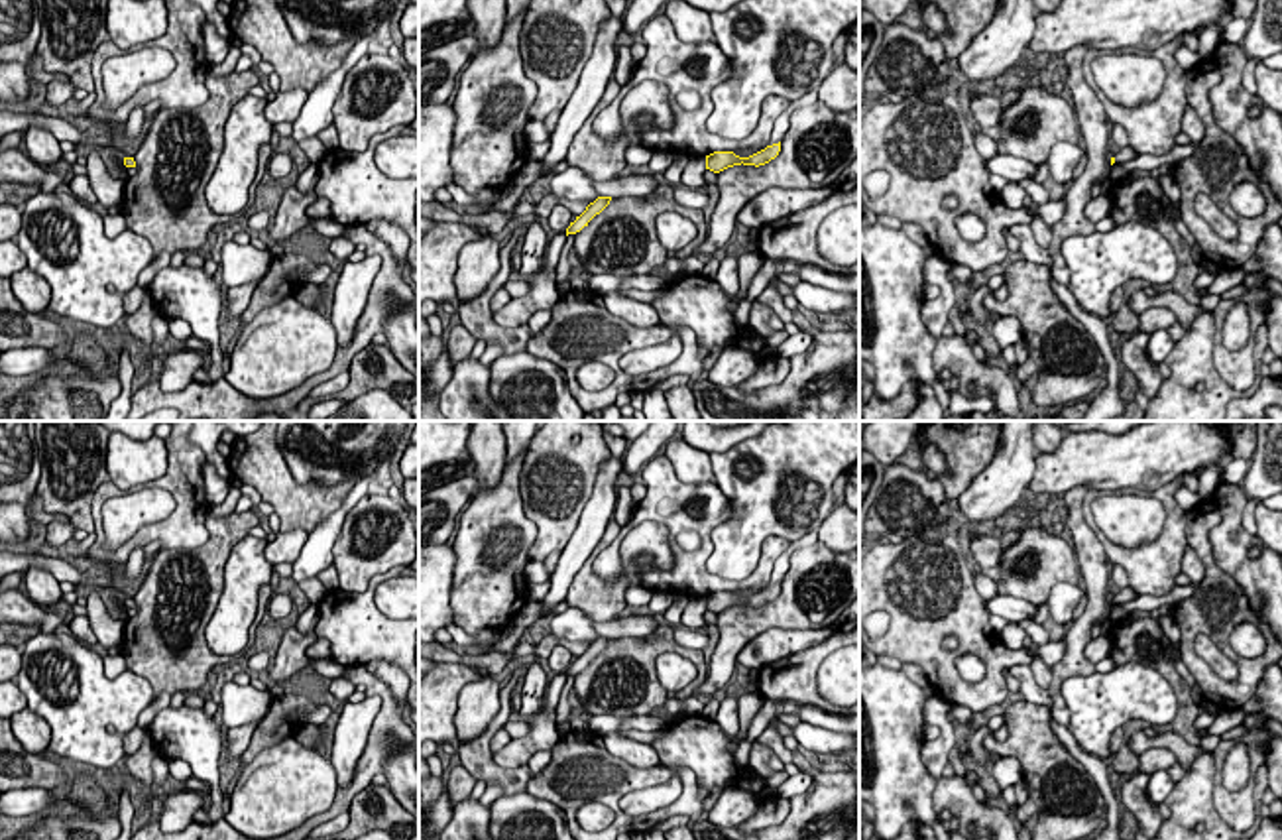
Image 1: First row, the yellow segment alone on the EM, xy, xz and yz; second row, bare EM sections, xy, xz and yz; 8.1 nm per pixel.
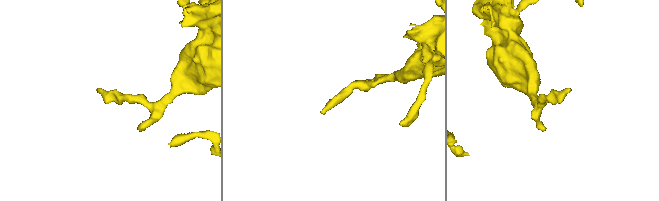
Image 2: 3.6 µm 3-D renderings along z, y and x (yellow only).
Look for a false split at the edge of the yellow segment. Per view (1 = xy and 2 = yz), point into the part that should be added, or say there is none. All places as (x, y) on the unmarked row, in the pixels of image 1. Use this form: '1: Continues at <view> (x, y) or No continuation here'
1: No continuation here
2: No continuation here

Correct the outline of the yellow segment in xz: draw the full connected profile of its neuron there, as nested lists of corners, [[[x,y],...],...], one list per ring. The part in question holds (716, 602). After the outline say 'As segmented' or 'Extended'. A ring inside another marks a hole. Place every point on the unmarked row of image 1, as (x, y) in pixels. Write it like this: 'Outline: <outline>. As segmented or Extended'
Outline: [[[781,582],[767,586],[765,590],[761,590],[749,598],[739,598],[733,592],[714,592],[714,594],[706,596],[706,610],[720,614],[728,608],[741,606],[741,604],[759,608],[759,606],[765,606],[771,600],[775,600],[779,596],[779,592],[781,592]]]. As segmented

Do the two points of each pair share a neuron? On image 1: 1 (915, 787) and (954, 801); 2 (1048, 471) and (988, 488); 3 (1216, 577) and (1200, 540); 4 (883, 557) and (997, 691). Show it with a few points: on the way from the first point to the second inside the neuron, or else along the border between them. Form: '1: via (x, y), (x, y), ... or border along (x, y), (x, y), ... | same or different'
1: border along (934, 781), (932, 809), (936, 815) | different
2: border along (1039, 453), (1035, 475), (1027, 486) | different
3: via (1212, 567), (1204, 549) | same
4: via (885, 599), (915, 628), (923, 648), (956, 683) | same

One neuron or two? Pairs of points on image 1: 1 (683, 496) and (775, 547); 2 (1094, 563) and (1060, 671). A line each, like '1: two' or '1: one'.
1: one
2: one

